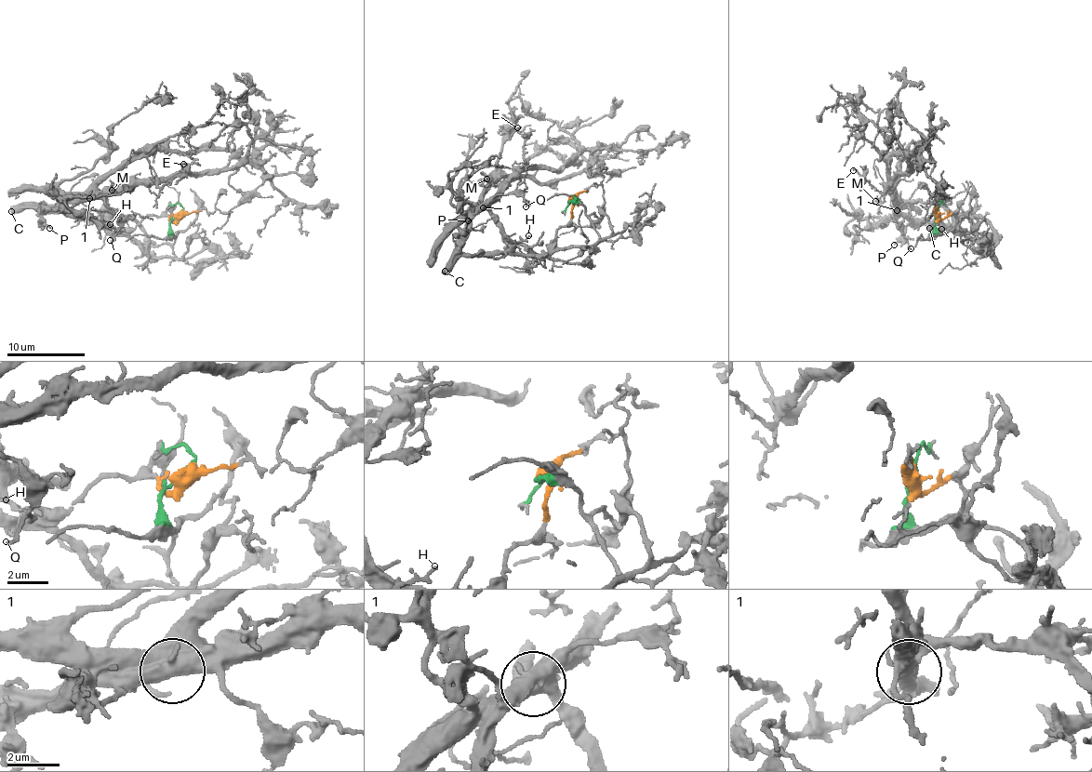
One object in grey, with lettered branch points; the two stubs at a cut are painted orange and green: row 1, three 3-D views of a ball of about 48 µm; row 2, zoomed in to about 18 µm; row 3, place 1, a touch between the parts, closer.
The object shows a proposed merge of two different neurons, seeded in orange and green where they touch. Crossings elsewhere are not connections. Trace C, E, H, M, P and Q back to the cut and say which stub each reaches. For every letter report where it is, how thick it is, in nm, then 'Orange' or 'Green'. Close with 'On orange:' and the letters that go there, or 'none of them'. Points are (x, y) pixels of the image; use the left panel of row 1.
C: Place: (11, 211). Thickness 600 nm. Orange
E: Place: (183, 164). Thickness 150 nm. Orange
H: Place: (110, 224). Thickness 160 nm. Orange
M: Place: (112, 190). Thickness 240 nm. Orange
P: Place: (49, 228). Thickness 150 nm. Orange
Q: Place: (110, 240). Thickness 180 nm. Orange
On orange: C, E, H, M, P, Q

